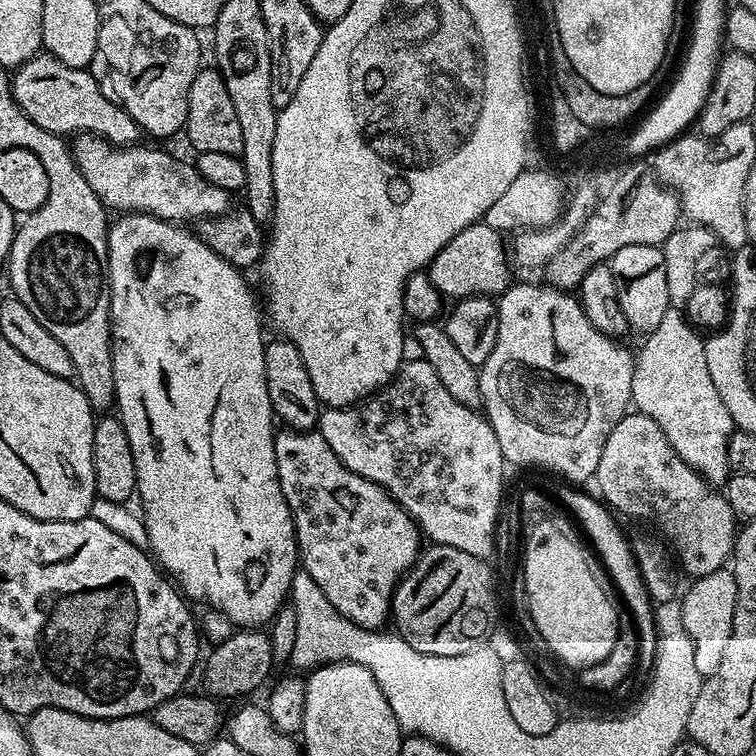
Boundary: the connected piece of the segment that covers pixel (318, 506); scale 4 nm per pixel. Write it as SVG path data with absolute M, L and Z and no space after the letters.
M318 430L284 431L288 432L277 431L275 433L274 458L278 466L278 482L282 486L282 494L286 498L288 509L292 515L292 521L296 527L296 546L299 557L302 559L303 571L308 572L314 578L314 582L318 582L318 590L322 590L322 594L326 594L326 598L330 598L330 604L334 606L334 610L338 610L338 614L350 618L354 623L363 628L373 630L383 629L387 625L384 623L389 623L390 620L392 594L396 590L396 585L406 575L408 569L416 563L416 558L422 551L422 543L420 544L422 533L420 527L412 520L410 513L386 489L380 486L378 482L372 482L366 478L362 478L362 474L351 472L340 461L338 454L334 454L334 450L330 450L330 445L326 443L326 438L322 438L322 434Z

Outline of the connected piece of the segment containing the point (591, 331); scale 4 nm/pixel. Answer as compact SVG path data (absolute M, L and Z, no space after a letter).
M547 282L541 284L513 283L506 291L501 292L496 306L498 310L498 338L494 350L490 350L490 358L479 365L480 389L482 390L483 415L488 417L490 426L494 430L494 438L498 438L498 446L502 446L502 454L509 465L512 464L537 464L540 468L549 468L560 476L565 476L568 482L591 481L598 470L598 458L602 458L602 446L606 446L606 438L610 438L610 430L618 426L620 419L626 415L632 404L632 379L634 378L633 349L623 348L623 343L617 342L613 337L598 330L594 322L584 313L584 307L571 291L554 288Z

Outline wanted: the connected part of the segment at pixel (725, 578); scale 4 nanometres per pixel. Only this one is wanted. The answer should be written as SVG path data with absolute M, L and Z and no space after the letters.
M725 566L705 576L695 577L691 583L688 593L684 592L680 600L680 617L686 626L686 634L690 634L690 642L694 642L694 662L703 678L718 670L726 642L730 642L734 606L738 602L738 582L731 567Z

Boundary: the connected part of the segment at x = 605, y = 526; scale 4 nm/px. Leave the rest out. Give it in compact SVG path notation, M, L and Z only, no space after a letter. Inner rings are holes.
M564 486L560 492L560 500L572 511L572 516L584 527L586 535L592 539L592 544L596 547L596 552L600 555L599 563L612 576L612 580L618 586L618 590L624 595L625 605L632 612L632 617L636 620L636 630L641 641L648 642L656 639L656 618L654 615L654 603L648 596L648 591L644 586L644 580L640 576L639 566L633 556L633 545L630 540L624 537L622 529L616 525L617 517L613 515L603 499L591 496L588 492L583 492L580 486Z

